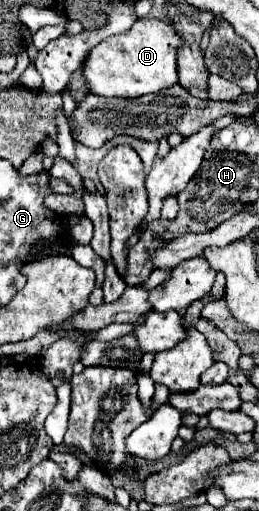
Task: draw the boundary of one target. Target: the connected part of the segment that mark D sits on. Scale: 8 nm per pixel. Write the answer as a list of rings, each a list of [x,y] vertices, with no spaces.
[[[142,18],[126,34],[118,38],[106,38],[86,58],[84,80],[92,94],[98,96],[118,96],[118,98],[138,98],[150,92],[164,90],[178,82],[176,56],[182,46],[182,36],[164,20]]]

